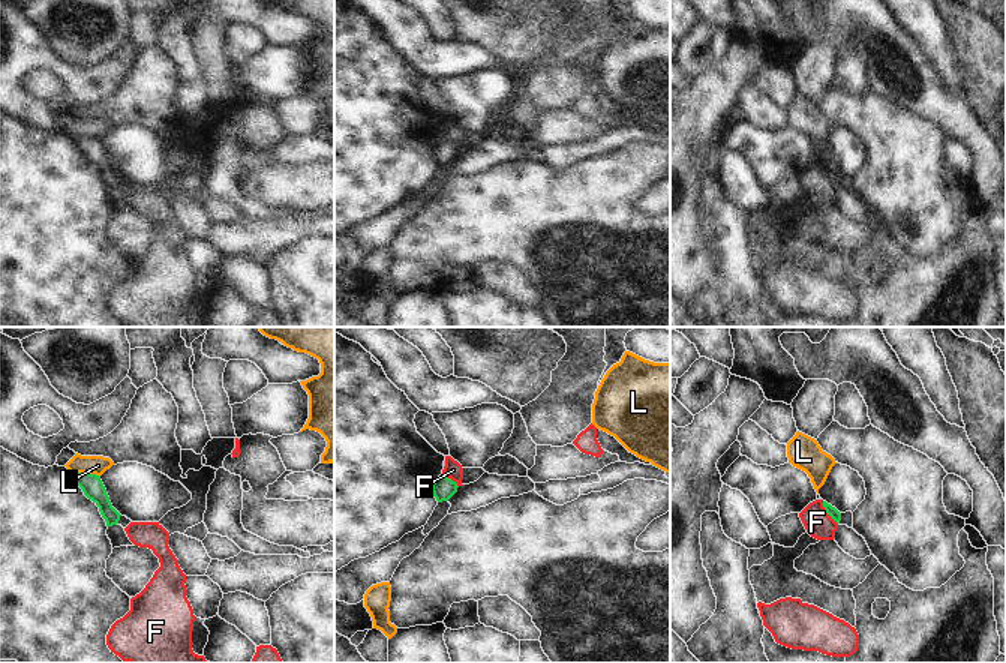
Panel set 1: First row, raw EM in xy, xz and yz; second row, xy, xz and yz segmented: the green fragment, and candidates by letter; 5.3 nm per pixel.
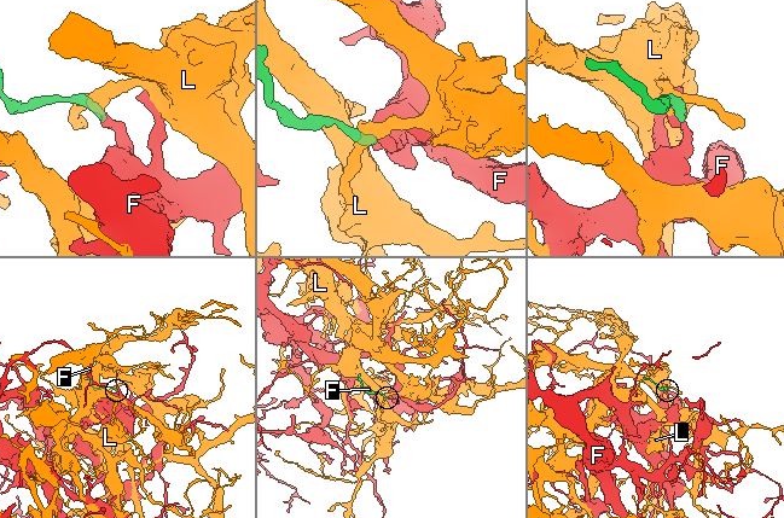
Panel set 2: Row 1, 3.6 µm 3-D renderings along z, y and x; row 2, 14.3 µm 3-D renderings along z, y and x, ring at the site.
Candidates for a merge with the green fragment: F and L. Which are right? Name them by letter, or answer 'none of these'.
none of these

